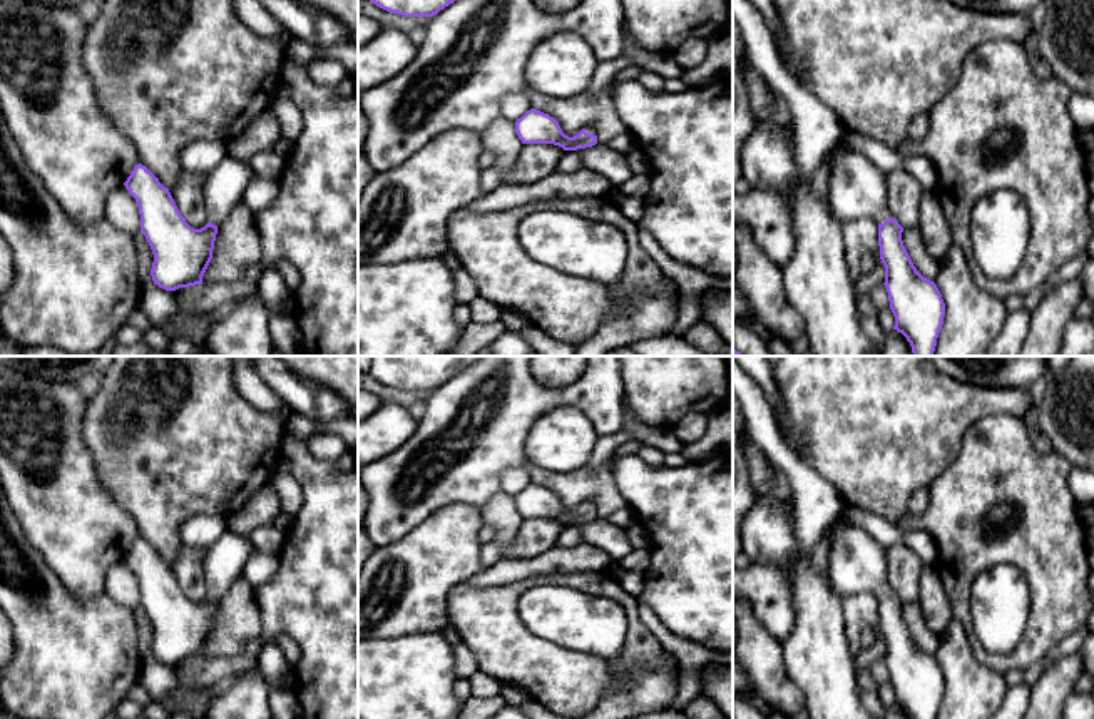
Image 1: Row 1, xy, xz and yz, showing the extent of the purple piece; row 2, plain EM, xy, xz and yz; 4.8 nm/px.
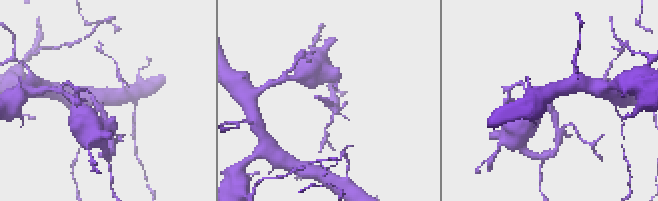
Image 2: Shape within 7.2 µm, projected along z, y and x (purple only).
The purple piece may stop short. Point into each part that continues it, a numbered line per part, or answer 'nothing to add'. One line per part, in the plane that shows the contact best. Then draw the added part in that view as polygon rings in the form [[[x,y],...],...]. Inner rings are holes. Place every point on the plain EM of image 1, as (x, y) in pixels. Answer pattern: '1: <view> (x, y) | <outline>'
1: yz (857, 562) | [[[851,522],[830,525],[830,587],[845,599],[868,592],[877,599],[893,594],[887,579],[887,547]]]

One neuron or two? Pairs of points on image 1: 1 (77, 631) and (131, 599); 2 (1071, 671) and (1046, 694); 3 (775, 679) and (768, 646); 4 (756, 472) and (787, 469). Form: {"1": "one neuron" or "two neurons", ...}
{"1": "two neurons", "2": "one neuron", "3": "one neuron", "4": "two neurons"}

